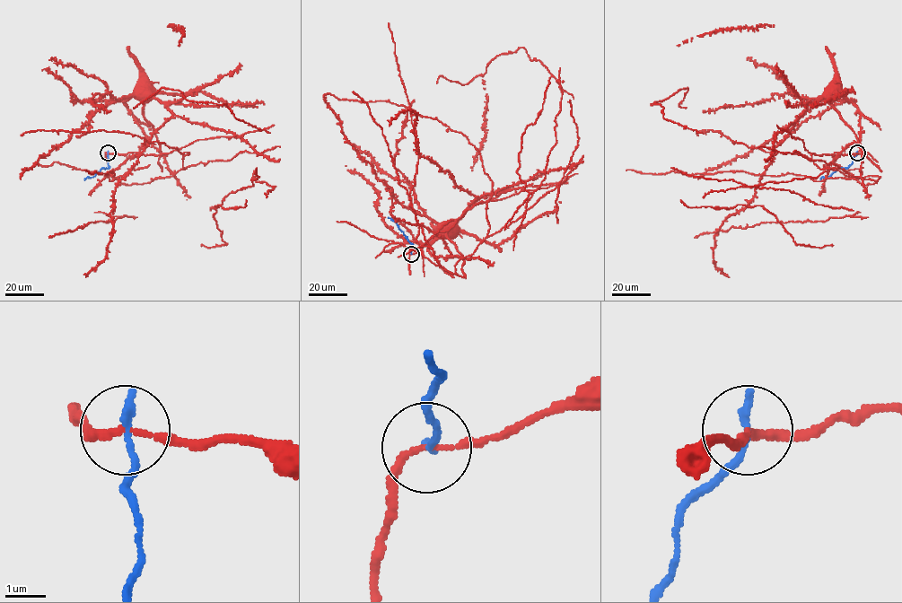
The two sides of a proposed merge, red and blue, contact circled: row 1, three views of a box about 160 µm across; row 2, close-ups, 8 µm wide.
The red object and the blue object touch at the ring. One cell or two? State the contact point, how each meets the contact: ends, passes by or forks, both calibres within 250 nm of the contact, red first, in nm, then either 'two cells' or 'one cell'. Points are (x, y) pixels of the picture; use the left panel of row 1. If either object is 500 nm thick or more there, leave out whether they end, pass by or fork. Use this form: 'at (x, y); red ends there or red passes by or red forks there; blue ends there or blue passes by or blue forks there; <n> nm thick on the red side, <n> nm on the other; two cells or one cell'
at (108, 152); red passes by; blue ends there; 150 nm thick on the red side, 220 nm on the other; two cells

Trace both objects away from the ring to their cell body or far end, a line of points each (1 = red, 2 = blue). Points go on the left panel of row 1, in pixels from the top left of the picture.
1: (108, 153), (135, 154), (147, 142), (143, 129), (126, 105), (134, 91), (136, 88), (140, 90)
2: (108, 153), (109, 167), (102, 168), (95, 175), (84, 179)

